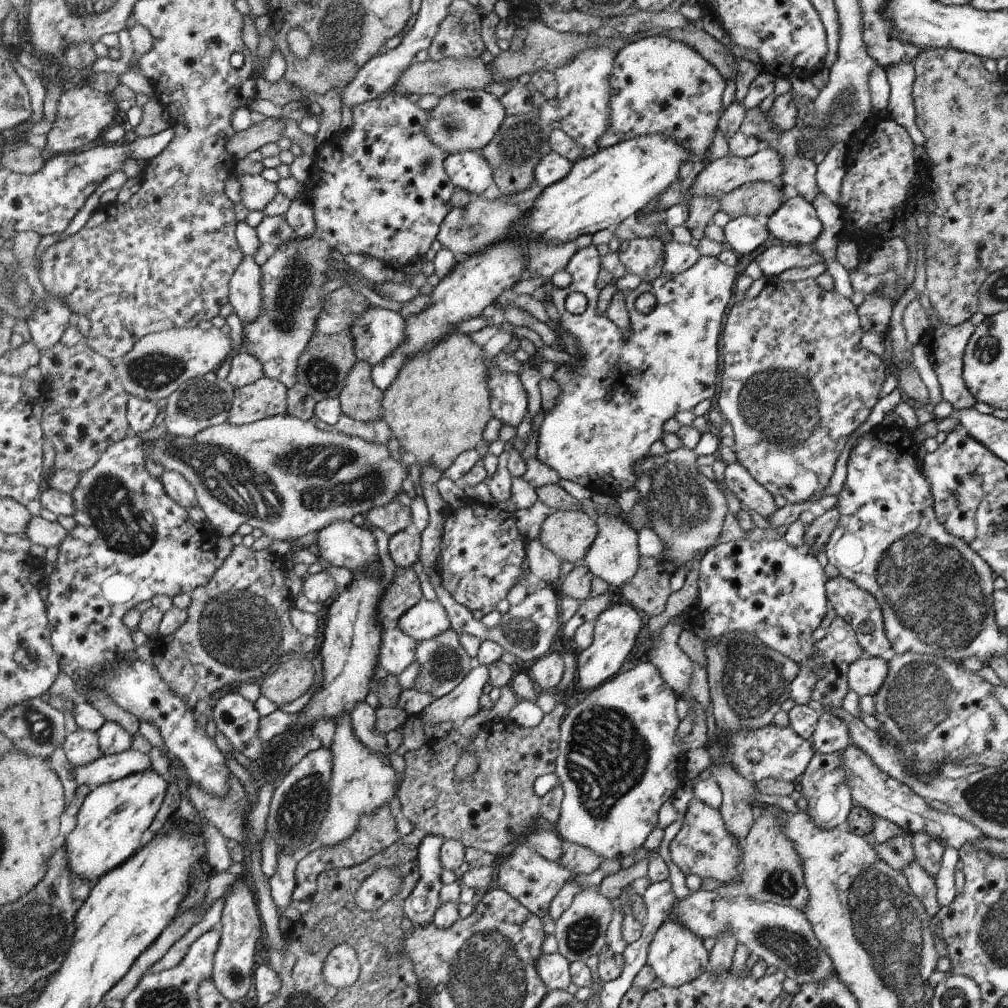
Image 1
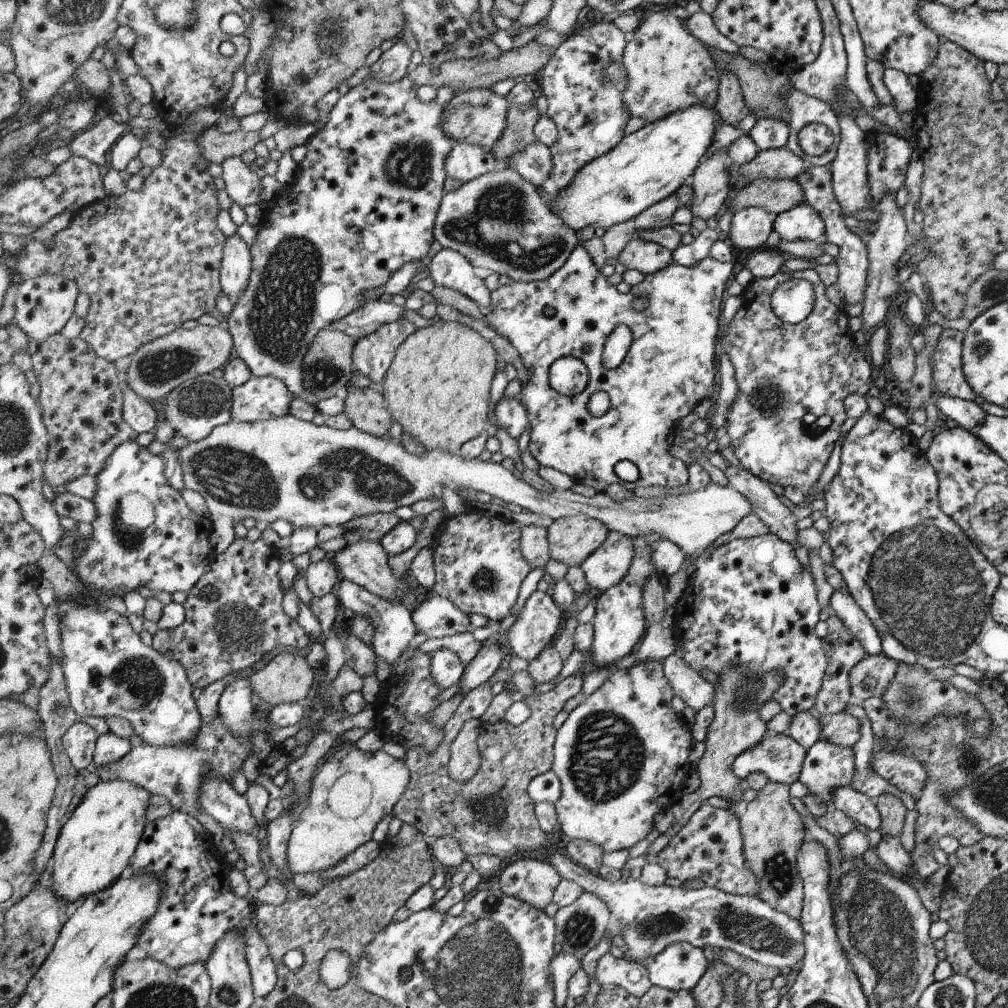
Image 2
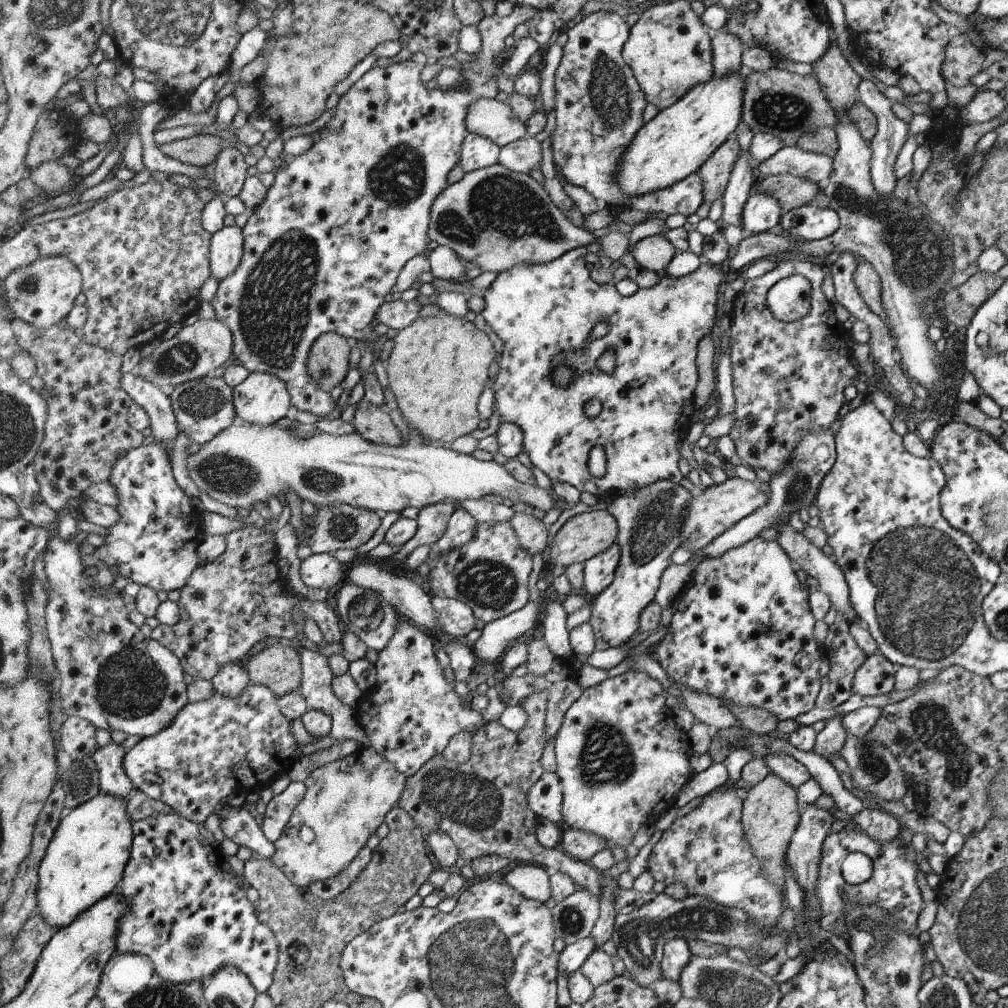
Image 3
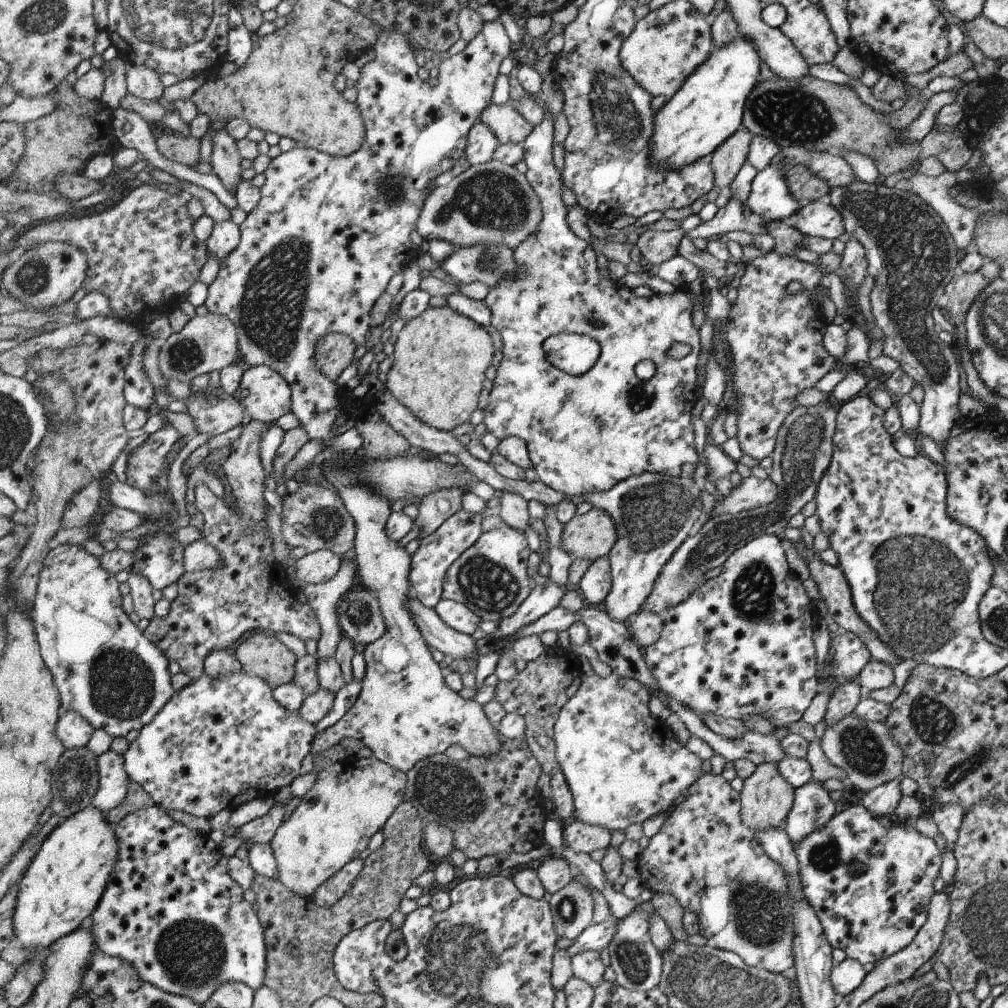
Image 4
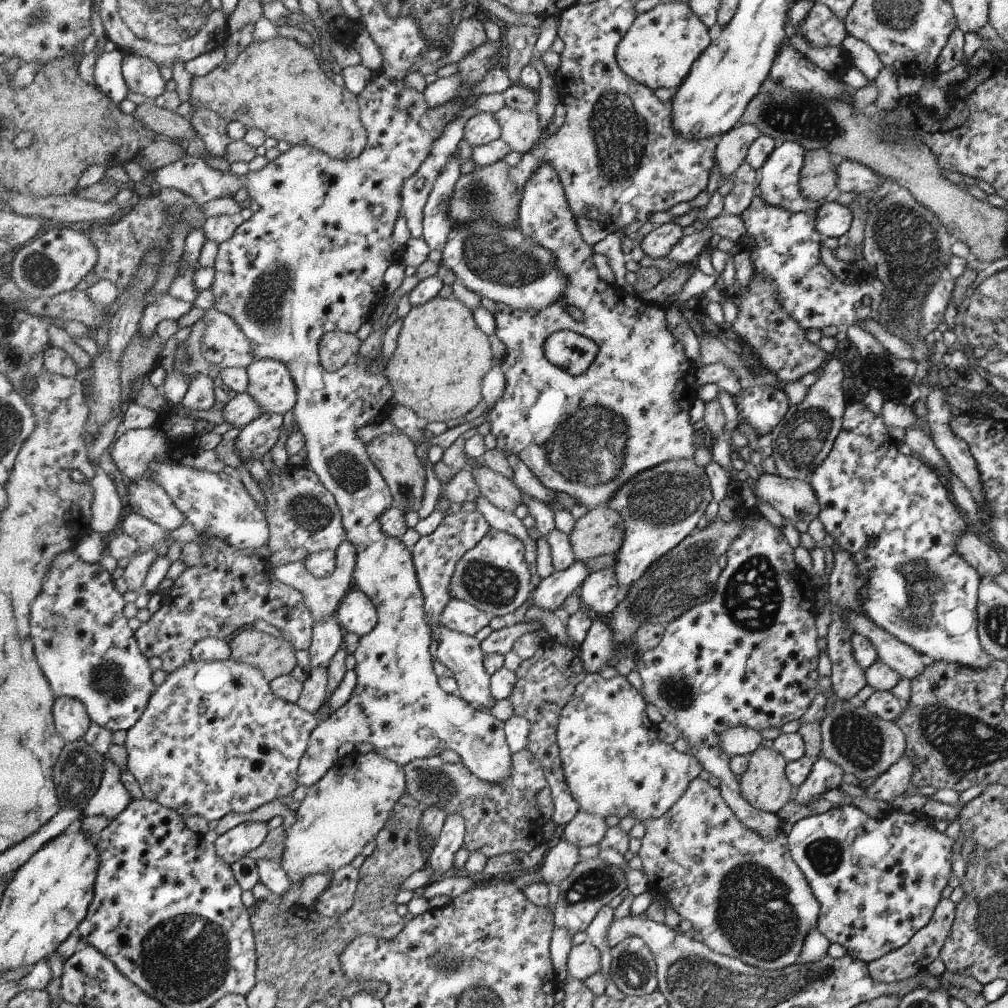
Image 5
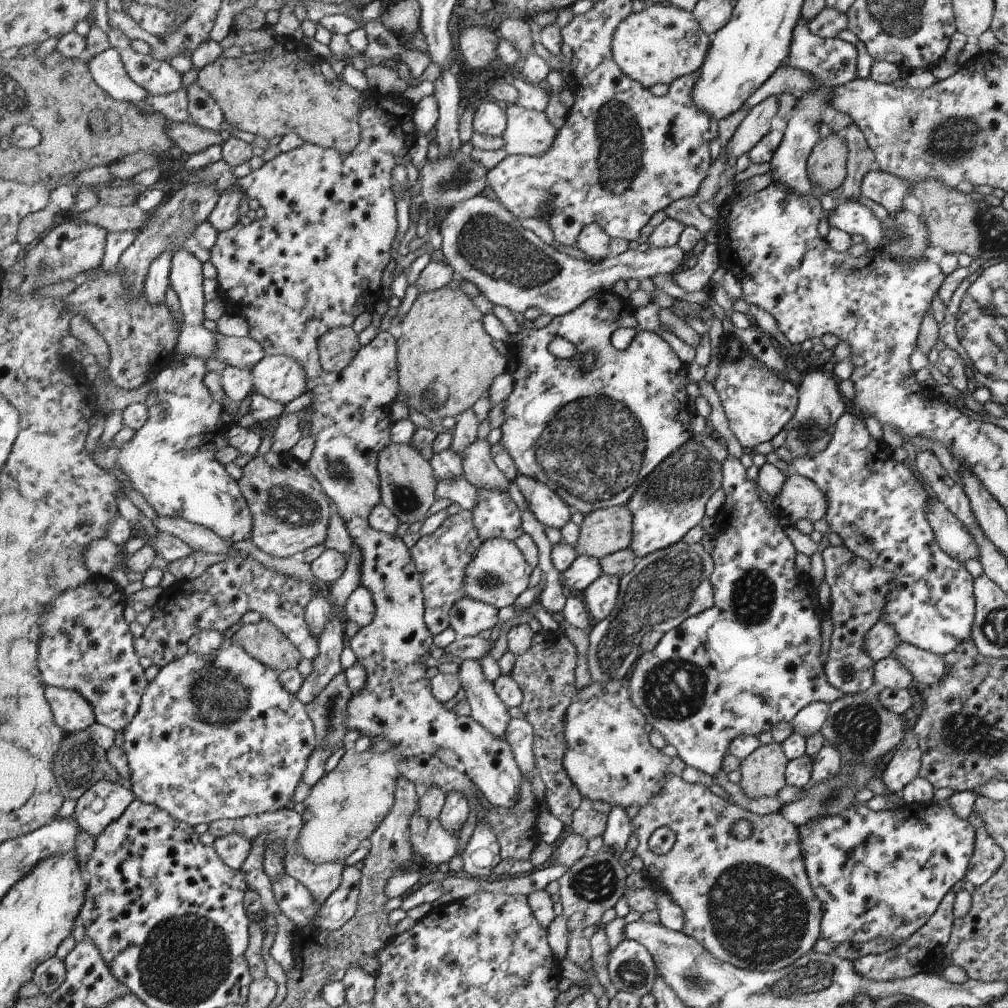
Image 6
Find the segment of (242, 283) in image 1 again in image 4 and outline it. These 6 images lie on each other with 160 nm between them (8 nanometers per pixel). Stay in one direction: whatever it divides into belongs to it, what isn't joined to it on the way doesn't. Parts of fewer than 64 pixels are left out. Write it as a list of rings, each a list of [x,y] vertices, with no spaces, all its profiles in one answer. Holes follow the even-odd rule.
[[[232,219],[217,222],[205,243],[209,245],[211,254],[222,262],[241,243],[240,226]]]

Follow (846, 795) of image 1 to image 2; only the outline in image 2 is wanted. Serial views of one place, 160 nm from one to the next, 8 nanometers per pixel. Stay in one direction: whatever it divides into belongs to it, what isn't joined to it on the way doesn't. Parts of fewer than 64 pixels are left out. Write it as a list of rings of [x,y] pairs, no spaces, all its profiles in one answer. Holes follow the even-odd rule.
[[[819,740],[805,756],[799,781],[830,810],[834,808],[832,800],[837,788],[850,786],[854,775],[854,750]]]

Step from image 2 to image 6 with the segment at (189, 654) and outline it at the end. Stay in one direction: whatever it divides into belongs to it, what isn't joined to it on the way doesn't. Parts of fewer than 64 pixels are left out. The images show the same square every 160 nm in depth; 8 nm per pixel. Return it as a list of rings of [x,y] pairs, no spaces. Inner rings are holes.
[[[238,555],[221,560],[195,579],[178,581],[178,588],[152,607],[154,620],[145,625],[145,633],[137,638],[137,651],[141,656],[151,657],[158,666],[168,666],[189,654],[188,642],[198,632],[217,630],[223,633],[240,622],[246,612],[256,610],[289,637],[304,658],[313,661],[320,648],[305,616],[305,607],[309,606],[313,595],[312,586],[307,582],[277,573],[252,557]]]

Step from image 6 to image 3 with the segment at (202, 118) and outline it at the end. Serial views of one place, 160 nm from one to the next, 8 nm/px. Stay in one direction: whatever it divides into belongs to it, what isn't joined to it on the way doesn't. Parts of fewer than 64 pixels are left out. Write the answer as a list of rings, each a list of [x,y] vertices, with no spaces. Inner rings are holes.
[[[228,147],[219,152],[215,160],[214,180],[216,188],[226,196],[238,197],[247,180],[248,167],[244,155],[237,149]]]

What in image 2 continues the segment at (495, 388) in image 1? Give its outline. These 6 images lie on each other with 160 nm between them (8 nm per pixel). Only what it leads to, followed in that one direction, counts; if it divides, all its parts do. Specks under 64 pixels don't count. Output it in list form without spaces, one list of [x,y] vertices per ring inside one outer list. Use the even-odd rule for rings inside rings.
[[[503,396],[494,408],[495,418],[499,427],[508,431],[508,434],[518,440],[519,436],[529,428],[526,407],[517,397]]]

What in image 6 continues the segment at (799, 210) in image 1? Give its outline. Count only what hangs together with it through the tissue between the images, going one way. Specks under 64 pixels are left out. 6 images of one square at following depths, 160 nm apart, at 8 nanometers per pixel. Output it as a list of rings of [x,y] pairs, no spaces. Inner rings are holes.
[[[839,201],[837,207],[828,212],[827,219],[830,228],[840,229],[850,236],[862,236],[868,250],[878,248],[883,240],[883,226],[880,220],[858,201]]]

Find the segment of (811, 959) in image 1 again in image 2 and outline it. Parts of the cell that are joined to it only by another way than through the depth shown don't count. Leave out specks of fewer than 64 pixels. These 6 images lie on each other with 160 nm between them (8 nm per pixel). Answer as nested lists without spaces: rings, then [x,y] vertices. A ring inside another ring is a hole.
[[[552,842],[550,855],[550,862],[561,873],[562,879],[570,879],[576,884],[582,885],[585,891],[596,894],[609,905],[610,912],[613,912],[616,918],[615,930],[620,930],[623,934],[626,954],[632,961],[640,963],[646,957],[656,956],[669,944],[682,941],[688,941],[690,944],[703,949],[707,946],[713,946],[717,949],[724,948],[724,950],[728,948],[728,950],[734,950],[746,958],[760,962],[760,964],[774,966],[780,970],[786,966],[792,968],[796,964],[800,964],[805,958],[805,929],[801,921],[791,917],[788,913],[775,909],[773,905],[763,901],[758,894],[733,895],[708,886],[702,889],[689,890],[684,889],[684,887],[673,887],[665,884],[651,887],[638,879],[630,880],[630,878],[627,882],[621,880],[612,882],[608,879],[602,879],[597,873],[592,873],[571,861],[564,851],[558,850],[554,846],[554,842]]]

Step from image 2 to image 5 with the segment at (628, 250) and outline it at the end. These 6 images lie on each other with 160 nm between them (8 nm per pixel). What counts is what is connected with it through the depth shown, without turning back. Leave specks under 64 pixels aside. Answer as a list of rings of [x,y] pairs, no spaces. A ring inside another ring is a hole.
[[[683,221],[664,223],[641,238],[641,248],[650,258],[667,256],[684,236]]]

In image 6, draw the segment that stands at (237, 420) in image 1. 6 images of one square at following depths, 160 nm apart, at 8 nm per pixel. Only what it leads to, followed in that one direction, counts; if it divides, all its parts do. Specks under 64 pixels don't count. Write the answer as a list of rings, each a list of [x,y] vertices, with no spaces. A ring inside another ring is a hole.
[[[266,355],[251,372],[256,392],[283,405],[307,392],[304,366],[294,357]]]

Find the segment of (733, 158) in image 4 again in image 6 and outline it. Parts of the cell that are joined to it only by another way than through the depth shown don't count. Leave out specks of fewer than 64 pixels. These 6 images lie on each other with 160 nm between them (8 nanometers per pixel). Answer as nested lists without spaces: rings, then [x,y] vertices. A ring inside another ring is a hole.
[[[777,96],[768,97],[753,106],[746,118],[734,131],[731,140],[725,144],[724,152],[728,160],[738,158],[749,150],[770,130],[770,121],[778,112]]]

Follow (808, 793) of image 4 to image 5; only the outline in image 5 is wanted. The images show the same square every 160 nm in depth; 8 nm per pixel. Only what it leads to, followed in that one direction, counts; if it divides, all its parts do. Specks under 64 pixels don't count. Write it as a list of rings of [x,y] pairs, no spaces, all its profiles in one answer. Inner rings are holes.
[[[822,756],[817,757],[808,778],[799,786],[794,801],[798,804],[812,804],[828,790],[840,786],[844,770],[840,765]]]

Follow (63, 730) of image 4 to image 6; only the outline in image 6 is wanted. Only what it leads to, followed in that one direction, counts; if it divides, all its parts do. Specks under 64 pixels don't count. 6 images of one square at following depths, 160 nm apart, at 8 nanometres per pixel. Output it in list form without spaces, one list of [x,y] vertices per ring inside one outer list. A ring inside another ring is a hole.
[[[48,686],[47,696],[53,705],[57,723],[68,734],[88,731],[96,724],[95,708],[81,692]]]

